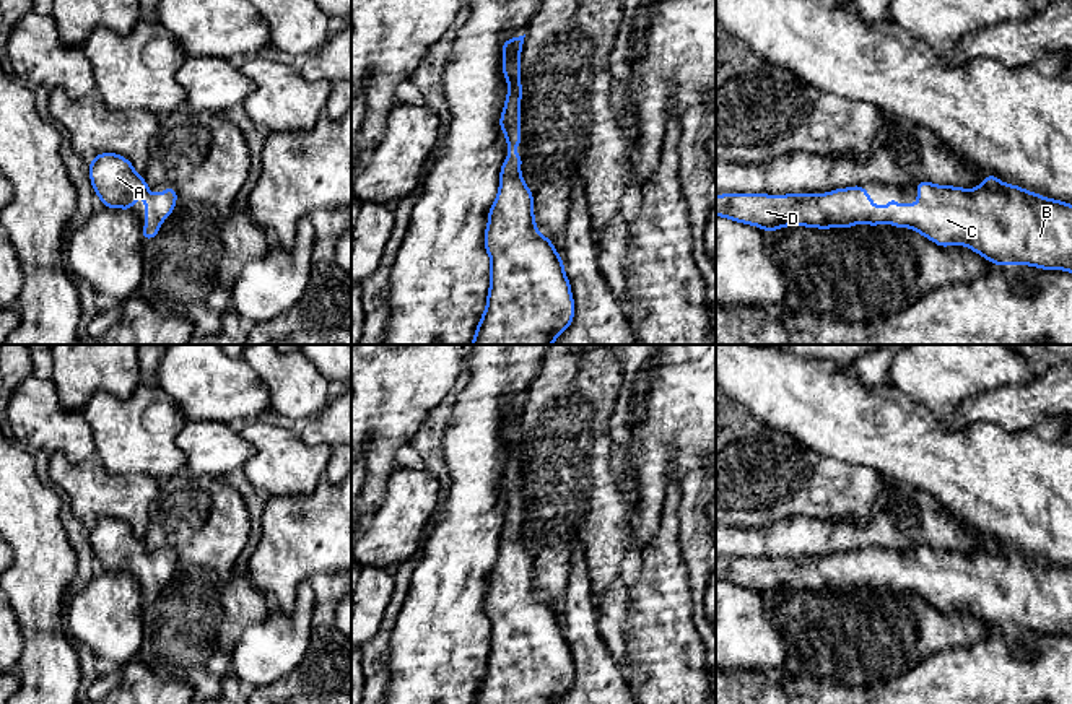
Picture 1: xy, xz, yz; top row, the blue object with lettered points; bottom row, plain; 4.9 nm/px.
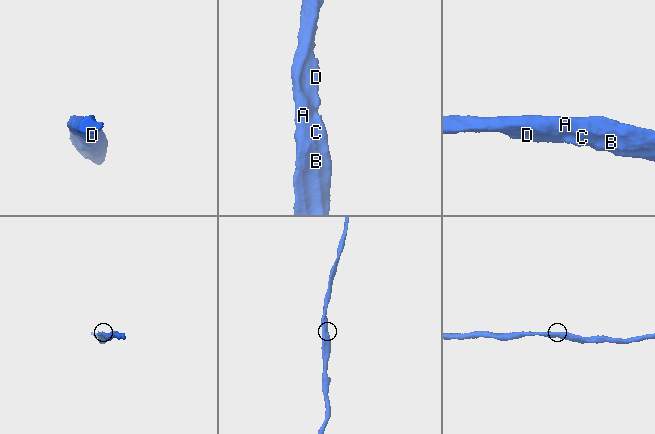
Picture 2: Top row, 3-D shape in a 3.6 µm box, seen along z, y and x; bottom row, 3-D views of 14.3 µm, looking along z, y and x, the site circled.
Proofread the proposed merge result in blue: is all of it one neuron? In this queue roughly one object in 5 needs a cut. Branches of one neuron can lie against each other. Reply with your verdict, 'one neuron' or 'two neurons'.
one neuron

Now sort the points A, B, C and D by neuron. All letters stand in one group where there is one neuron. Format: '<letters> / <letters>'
A B C D

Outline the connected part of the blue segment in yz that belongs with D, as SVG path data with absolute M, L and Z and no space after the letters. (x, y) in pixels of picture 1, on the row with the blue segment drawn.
M992 174L971 190L921 180L914 206L909 202L900 206L895 195L888 206L875 206L862 185L802 195L726 193L716 195L716 216L769 232L782 226L830 229L851 228L857 223L870 226L890 223L896 228L911 228L940 247L952 244L970 247L996 265L1031 265L1072 273L1072 205L1004 184Z

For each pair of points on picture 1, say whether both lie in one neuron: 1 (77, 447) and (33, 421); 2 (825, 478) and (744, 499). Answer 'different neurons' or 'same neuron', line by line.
1: same neuron
2: same neuron

